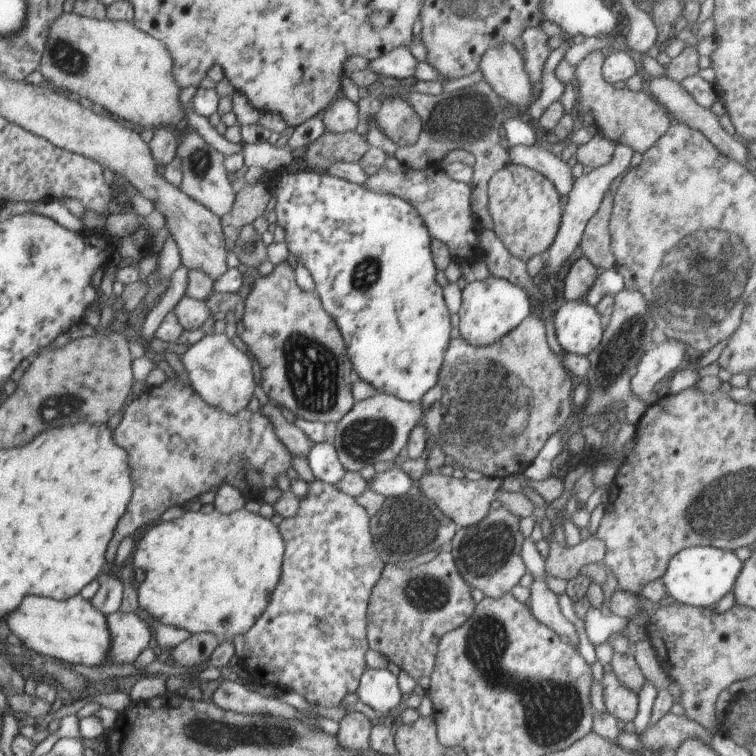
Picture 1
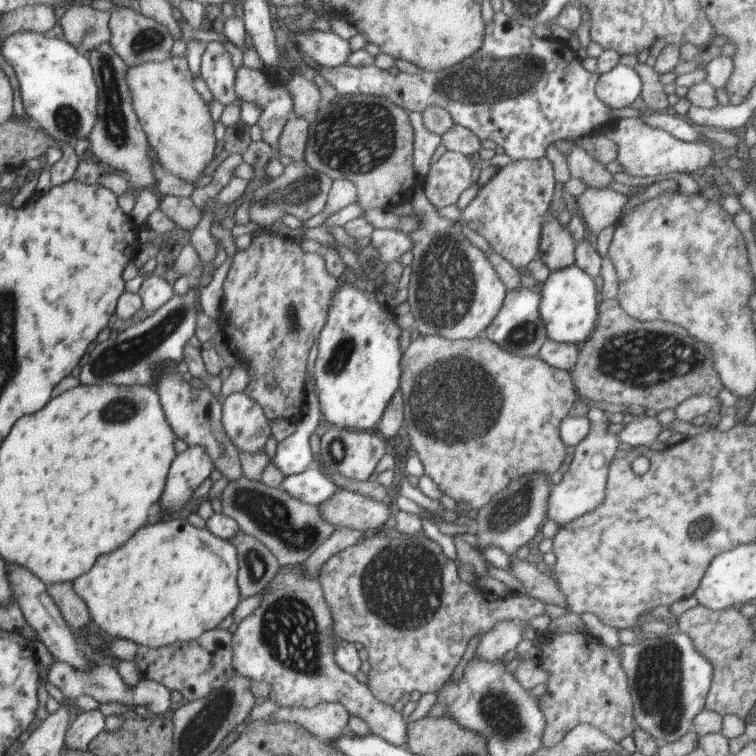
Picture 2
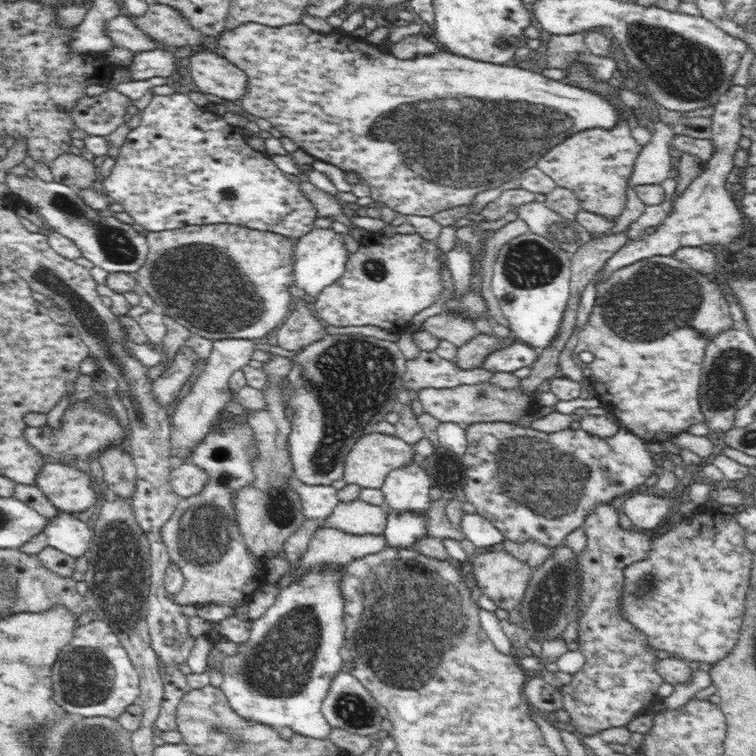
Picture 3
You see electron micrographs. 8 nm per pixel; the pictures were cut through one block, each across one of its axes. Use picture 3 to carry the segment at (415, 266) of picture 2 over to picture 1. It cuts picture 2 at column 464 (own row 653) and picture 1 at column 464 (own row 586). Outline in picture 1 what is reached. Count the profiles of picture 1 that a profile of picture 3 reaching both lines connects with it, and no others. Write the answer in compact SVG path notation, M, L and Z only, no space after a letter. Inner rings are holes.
M490 274L483 281L466 283L461 290L461 305L457 312L460 336L475 347L495 343L513 331L530 314L530 310L528 295L520 287Z

